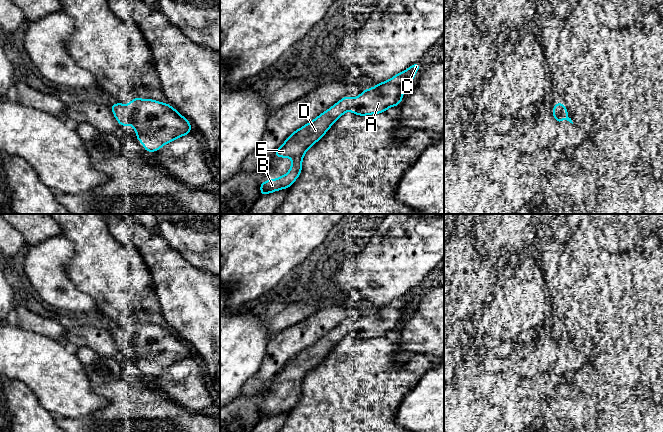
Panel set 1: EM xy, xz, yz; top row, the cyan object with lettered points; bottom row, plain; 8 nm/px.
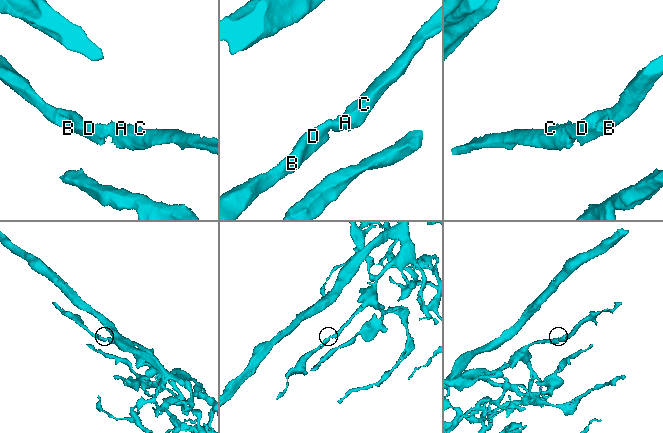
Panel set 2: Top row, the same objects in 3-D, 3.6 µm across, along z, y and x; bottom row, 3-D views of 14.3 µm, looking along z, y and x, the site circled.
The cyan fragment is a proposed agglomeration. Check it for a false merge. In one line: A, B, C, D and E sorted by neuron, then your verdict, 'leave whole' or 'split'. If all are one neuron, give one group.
A B C D E; leave whole

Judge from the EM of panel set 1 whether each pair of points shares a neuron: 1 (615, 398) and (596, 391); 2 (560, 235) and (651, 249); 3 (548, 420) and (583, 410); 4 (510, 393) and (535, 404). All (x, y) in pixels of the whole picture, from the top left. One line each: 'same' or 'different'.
1: same
2: different
3: same
4: same

